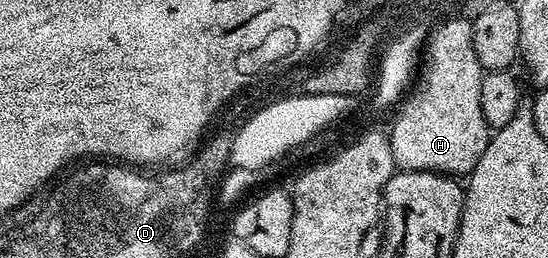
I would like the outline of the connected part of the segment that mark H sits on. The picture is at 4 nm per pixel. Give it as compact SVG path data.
M450 18L452 19L440 24L434 32L429 32L416 82L401 100L397 108L398 116L395 117L394 124L388 127L388 134L395 168L404 171L436 171L440 175L466 177L473 171L476 161L480 161L484 149L489 145L492 129L486 124L484 113L480 111L480 83L484 69L472 45L471 20Z

